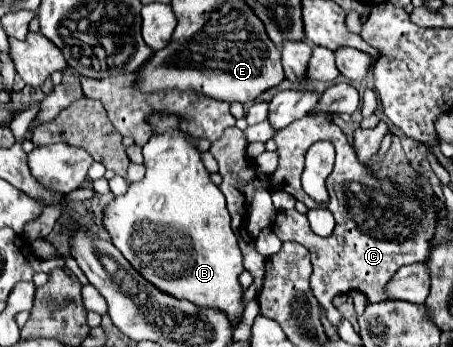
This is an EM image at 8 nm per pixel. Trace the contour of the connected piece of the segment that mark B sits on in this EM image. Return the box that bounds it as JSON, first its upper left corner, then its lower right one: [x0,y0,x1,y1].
[105,114,243,324]

